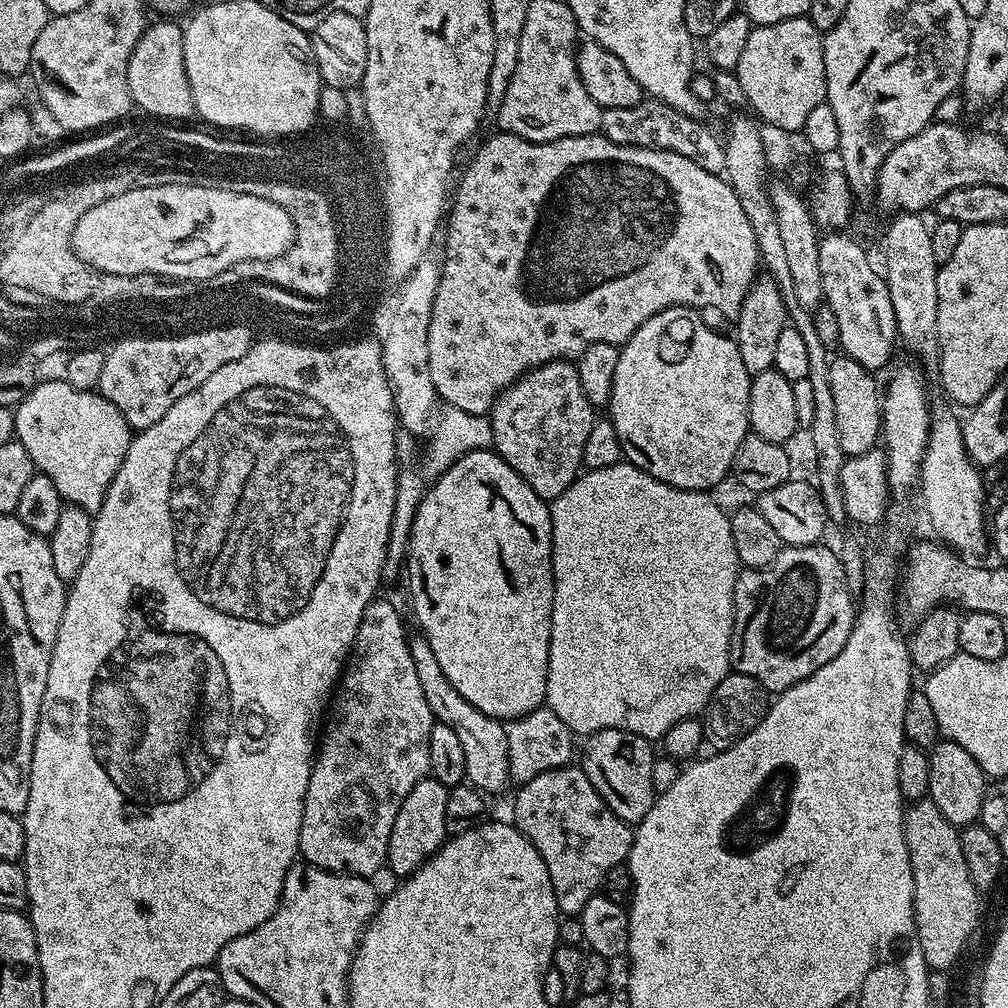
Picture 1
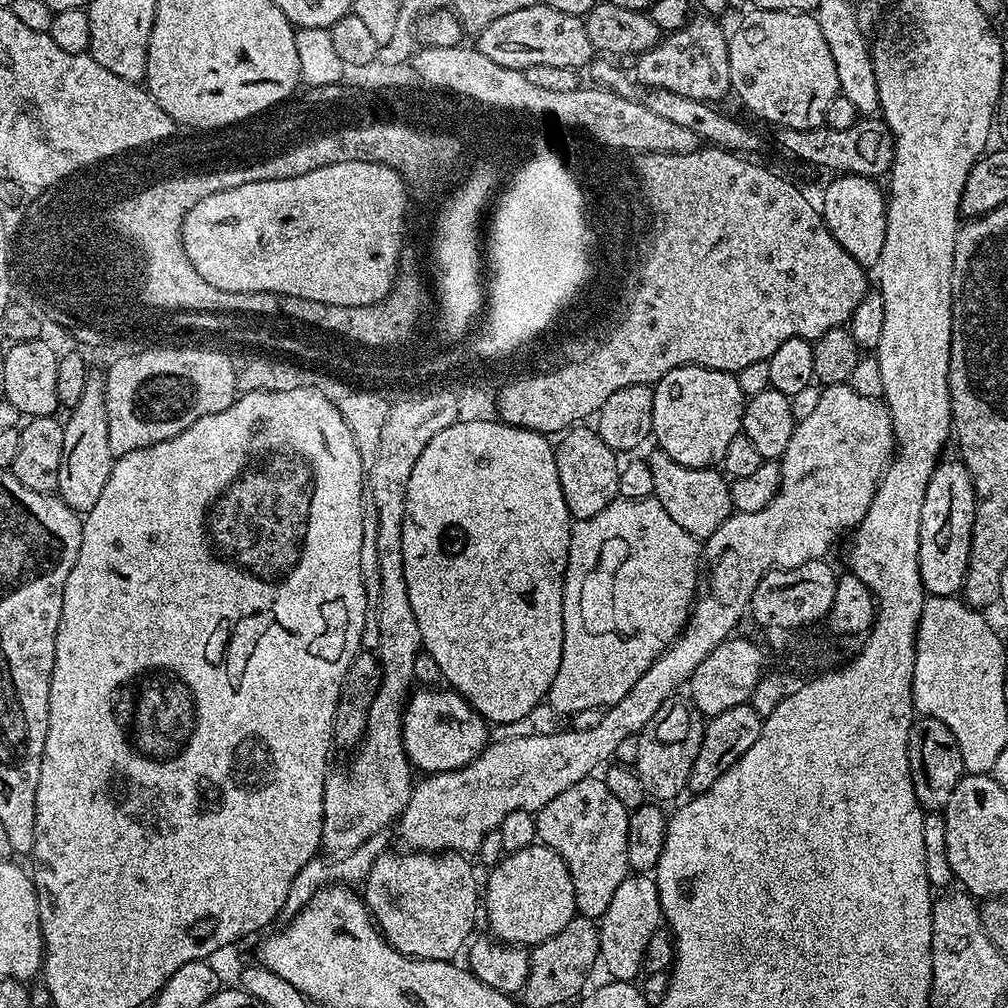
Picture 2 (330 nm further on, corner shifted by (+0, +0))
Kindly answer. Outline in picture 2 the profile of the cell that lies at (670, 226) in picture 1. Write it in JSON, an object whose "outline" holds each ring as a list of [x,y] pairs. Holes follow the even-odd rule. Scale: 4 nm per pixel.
{"outline":[[[701,146],[692,153],[670,153],[653,152],[644,159],[644,184],[647,184],[648,193],[651,193],[651,200],[655,201],[656,208],[656,230],[654,242],[652,244],[652,256],[647,263],[646,279],[644,279],[642,298],[647,301],[643,306],[641,314],[634,322],[621,325],[620,332],[588,360],[588,364],[576,364],[576,368],[564,368],[564,372],[556,372],[556,376],[543,376],[541,371],[537,371],[525,380],[512,380],[499,389],[496,406],[498,416],[503,423],[512,424],[515,428],[528,428],[532,432],[541,434],[563,433],[565,430],[579,425],[587,418],[595,417],[596,411],[614,394],[614,390],[622,390],[622,386],[638,386],[646,384],[655,386],[666,373],[675,368],[681,368],[684,364],[697,364],[710,370],[719,372],[738,373],[746,366],[751,366],[759,360],[768,361],[790,338],[802,338],[806,341],[818,339],[826,330],[847,325],[851,320],[858,302],[870,291],[870,284],[864,277],[865,265],[860,264],[830,234],[830,230],[824,224],[824,217],[821,209],[816,208],[787,180],[784,176],[779,176],[776,172],[771,172],[768,168],[763,168],[760,164],[755,164],[755,159],[745,158],[743,155],[727,152],[725,148],[714,148],[711,146]]]}

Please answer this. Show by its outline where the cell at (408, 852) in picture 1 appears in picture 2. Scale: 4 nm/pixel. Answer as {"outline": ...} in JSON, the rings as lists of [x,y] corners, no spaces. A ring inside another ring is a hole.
{"outline":[[[411,850],[403,853],[405,856],[392,856],[385,854],[380,856],[370,866],[370,874],[362,882],[362,899],[368,905],[368,911],[372,913],[372,918],[376,922],[380,935],[387,940],[390,946],[394,946],[402,954],[413,956],[415,960],[452,960],[456,955],[461,955],[462,949],[469,943],[473,935],[472,927],[476,924],[476,912],[478,916],[478,884],[476,888],[476,876],[472,873],[472,864],[467,855],[459,852],[414,852]]]}

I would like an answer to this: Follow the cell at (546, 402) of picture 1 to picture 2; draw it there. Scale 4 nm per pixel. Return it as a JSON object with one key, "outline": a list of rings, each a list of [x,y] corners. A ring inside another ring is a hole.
{"outline":[[[573,426],[555,441],[556,465],[558,466],[558,482],[562,486],[562,498],[568,507],[569,517],[585,520],[598,510],[606,510],[612,501],[620,496],[618,490],[618,474],[621,461],[606,442],[597,434],[592,426]]]}

